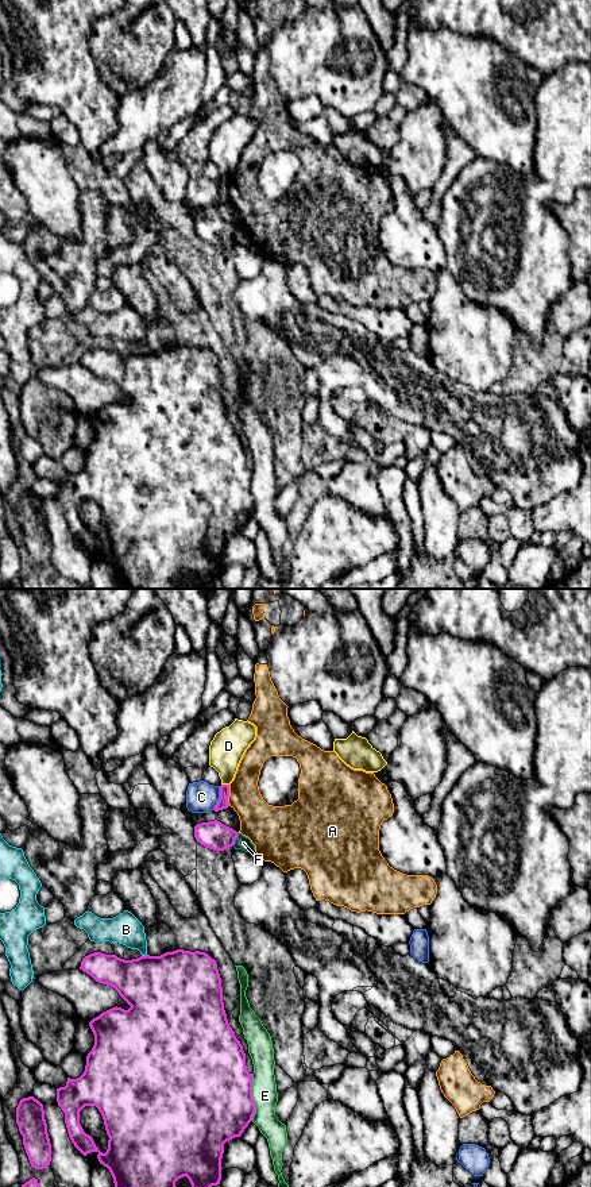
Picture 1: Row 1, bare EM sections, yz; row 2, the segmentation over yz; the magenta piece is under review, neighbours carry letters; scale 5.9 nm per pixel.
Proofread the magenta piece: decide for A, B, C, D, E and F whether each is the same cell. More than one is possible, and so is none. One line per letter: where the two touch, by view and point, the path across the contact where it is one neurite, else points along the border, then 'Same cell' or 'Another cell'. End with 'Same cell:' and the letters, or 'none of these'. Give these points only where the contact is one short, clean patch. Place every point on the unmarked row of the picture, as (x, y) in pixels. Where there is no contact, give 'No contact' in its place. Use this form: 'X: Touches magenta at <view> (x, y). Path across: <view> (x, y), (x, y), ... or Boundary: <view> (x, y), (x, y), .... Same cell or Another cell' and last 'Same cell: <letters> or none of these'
A: Touches magenta at yz (228, 191). Boundary: yz (230, 180), (228, 200). Another cell
B: Touches magenta at yz (143, 351). Another cell
C: Touches magenta at yz (219, 193). Boundary: yz (220, 181), (219, 196), (212, 204). Another cell
D: Touches magenta at yz (226, 180). Boundary: yz (221, 178), (228, 180). Another cell
E: Touches magenta at yz (251, 492). Another cell
F: Touches magenta at yz (235, 232). Boundary: yz (238, 227), (232, 239). Another cell
Same cell: none of these

